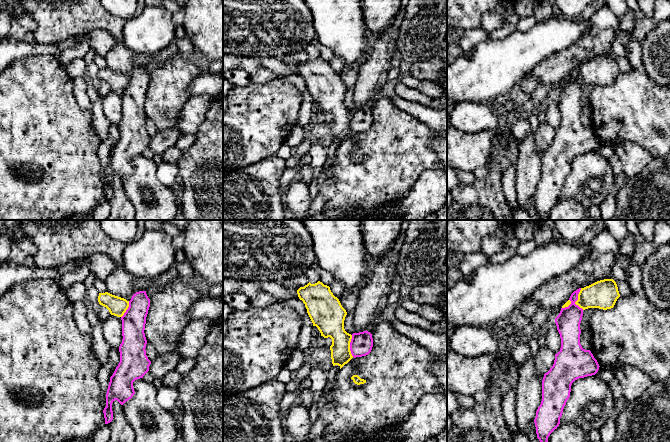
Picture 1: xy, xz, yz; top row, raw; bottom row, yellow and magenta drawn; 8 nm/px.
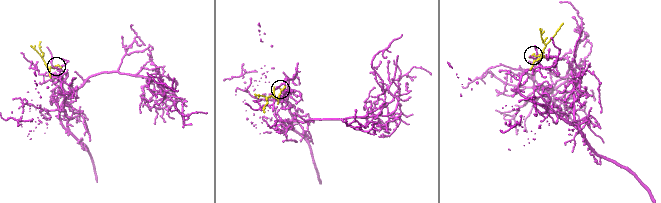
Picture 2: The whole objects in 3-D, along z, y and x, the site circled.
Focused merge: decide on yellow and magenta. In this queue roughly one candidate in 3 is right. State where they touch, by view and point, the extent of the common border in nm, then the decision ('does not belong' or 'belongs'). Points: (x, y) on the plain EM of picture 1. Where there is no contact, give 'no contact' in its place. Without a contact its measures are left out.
contact yz (577, 76); length 180 nm; does not belong

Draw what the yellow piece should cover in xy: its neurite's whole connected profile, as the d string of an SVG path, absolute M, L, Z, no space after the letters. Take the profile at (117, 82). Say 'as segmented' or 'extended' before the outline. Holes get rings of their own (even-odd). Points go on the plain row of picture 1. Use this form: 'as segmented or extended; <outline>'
as segmented; M108 68L99 69L98 78L106 83L111 91L122 93L129 83L129 77Z

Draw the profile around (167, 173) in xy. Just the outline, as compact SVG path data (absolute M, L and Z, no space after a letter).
M165 161L158 164L157 177L164 185L172 188L179 179L179 170L177 164Z

